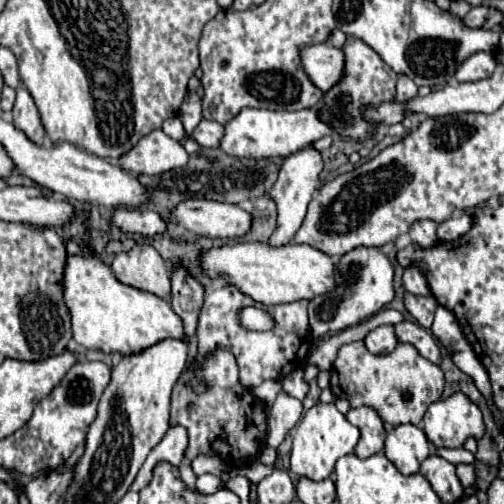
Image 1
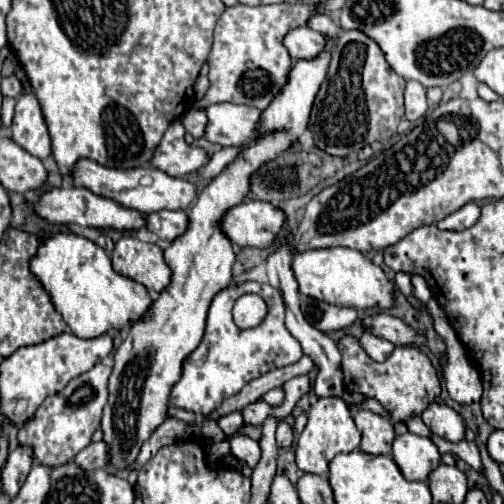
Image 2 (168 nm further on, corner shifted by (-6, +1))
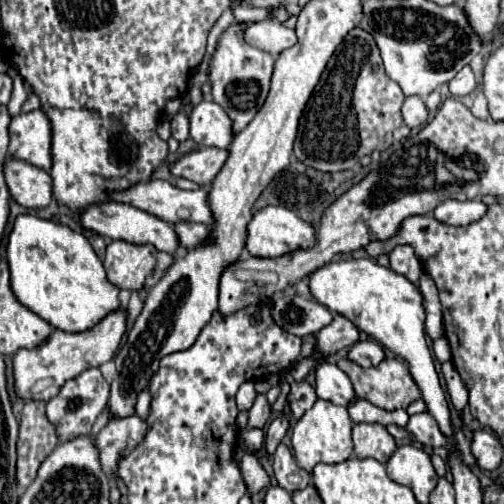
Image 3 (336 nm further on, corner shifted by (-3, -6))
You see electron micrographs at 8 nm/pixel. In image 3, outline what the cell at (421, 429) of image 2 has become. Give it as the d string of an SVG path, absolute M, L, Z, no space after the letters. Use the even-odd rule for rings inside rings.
M354 397L352 403L348 403L348 415L354 423L380 423L380 425L390 425L390 423L396 423L400 427L406 427L408 423L408 413L404 409L396 409L396 411L384 411L376 405L372 405L370 401L366 399L360 399L360 397Z

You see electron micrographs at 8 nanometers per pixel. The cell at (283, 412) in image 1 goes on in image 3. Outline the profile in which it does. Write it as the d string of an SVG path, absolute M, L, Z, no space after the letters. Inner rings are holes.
M284 443L278 445L278 449L276 449L276 453L274 453L272 459L274 459L274 475L276 475L276 479L278 479L278 485L284 487L286 491L292 493L292 491L304 489L304 487L310 483L310 475L296 465L296 461L294 461L290 449L288 449ZM290 475L291 479L301 479L302 477L302 481L292 483L292 481L290 481Z

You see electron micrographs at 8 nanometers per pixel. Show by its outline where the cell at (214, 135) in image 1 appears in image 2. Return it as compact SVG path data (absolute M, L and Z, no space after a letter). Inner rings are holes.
M187 110L183 116L181 116L181 122L185 126L185 130L193 136L193 138L201 138L203 136L203 128L207 124L207 116L203 110Z

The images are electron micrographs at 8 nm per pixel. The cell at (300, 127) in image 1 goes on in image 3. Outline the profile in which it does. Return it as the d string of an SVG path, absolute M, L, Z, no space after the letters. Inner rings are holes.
M202 101L190 115L190 137L200 147L228 149L234 139L232 119L228 119L228 113L218 103Z

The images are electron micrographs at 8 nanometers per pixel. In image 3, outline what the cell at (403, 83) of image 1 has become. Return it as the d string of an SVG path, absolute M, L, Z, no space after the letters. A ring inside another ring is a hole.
M412 95L412 97L406 97L406 101L402 105L402 117L404 117L404 125L414 129L414 127L420 127L426 123L428 109L418 95Z

